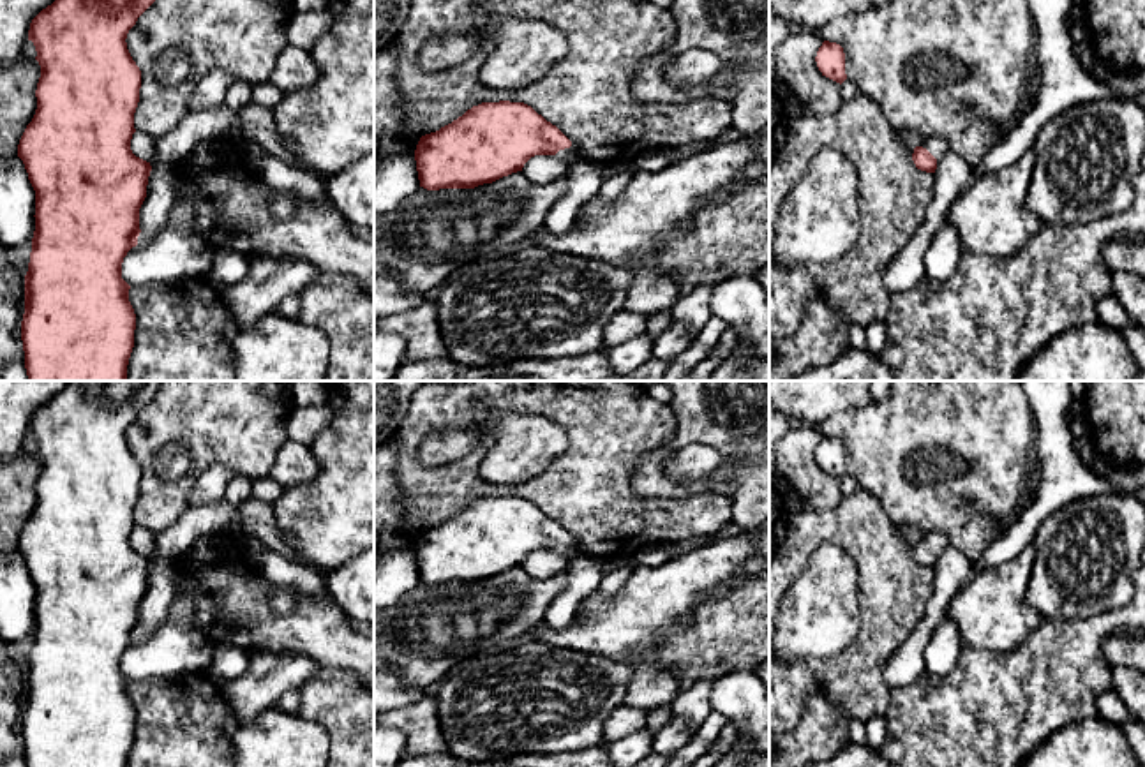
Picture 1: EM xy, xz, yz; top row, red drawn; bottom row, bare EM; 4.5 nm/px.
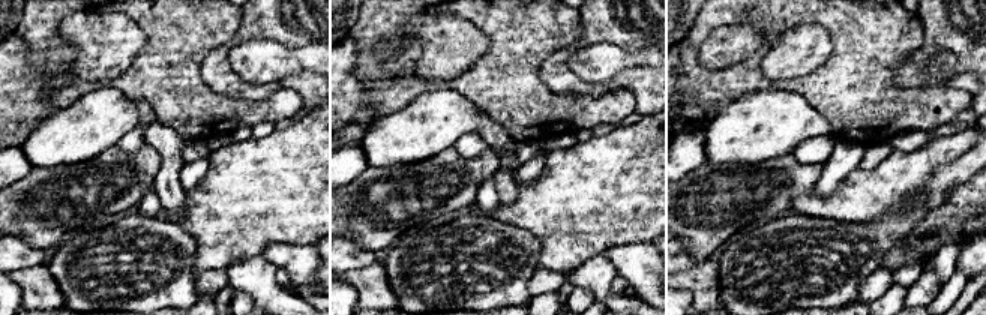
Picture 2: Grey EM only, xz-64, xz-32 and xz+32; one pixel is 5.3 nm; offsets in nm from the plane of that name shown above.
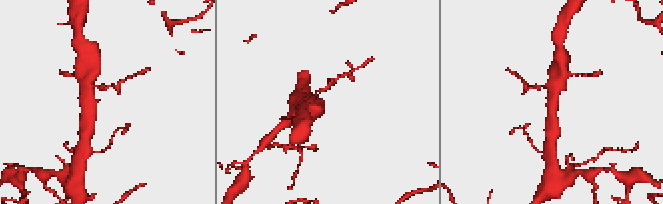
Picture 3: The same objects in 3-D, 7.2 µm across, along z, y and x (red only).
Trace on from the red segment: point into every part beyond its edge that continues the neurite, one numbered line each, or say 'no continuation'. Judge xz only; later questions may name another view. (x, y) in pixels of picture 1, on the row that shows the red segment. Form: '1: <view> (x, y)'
1: xz (570, 156)

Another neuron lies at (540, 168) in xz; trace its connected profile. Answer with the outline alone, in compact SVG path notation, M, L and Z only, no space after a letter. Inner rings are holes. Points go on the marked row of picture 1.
M535 155L522 168L524 176L535 185L566 178L568 171L570 166L558 155Z

